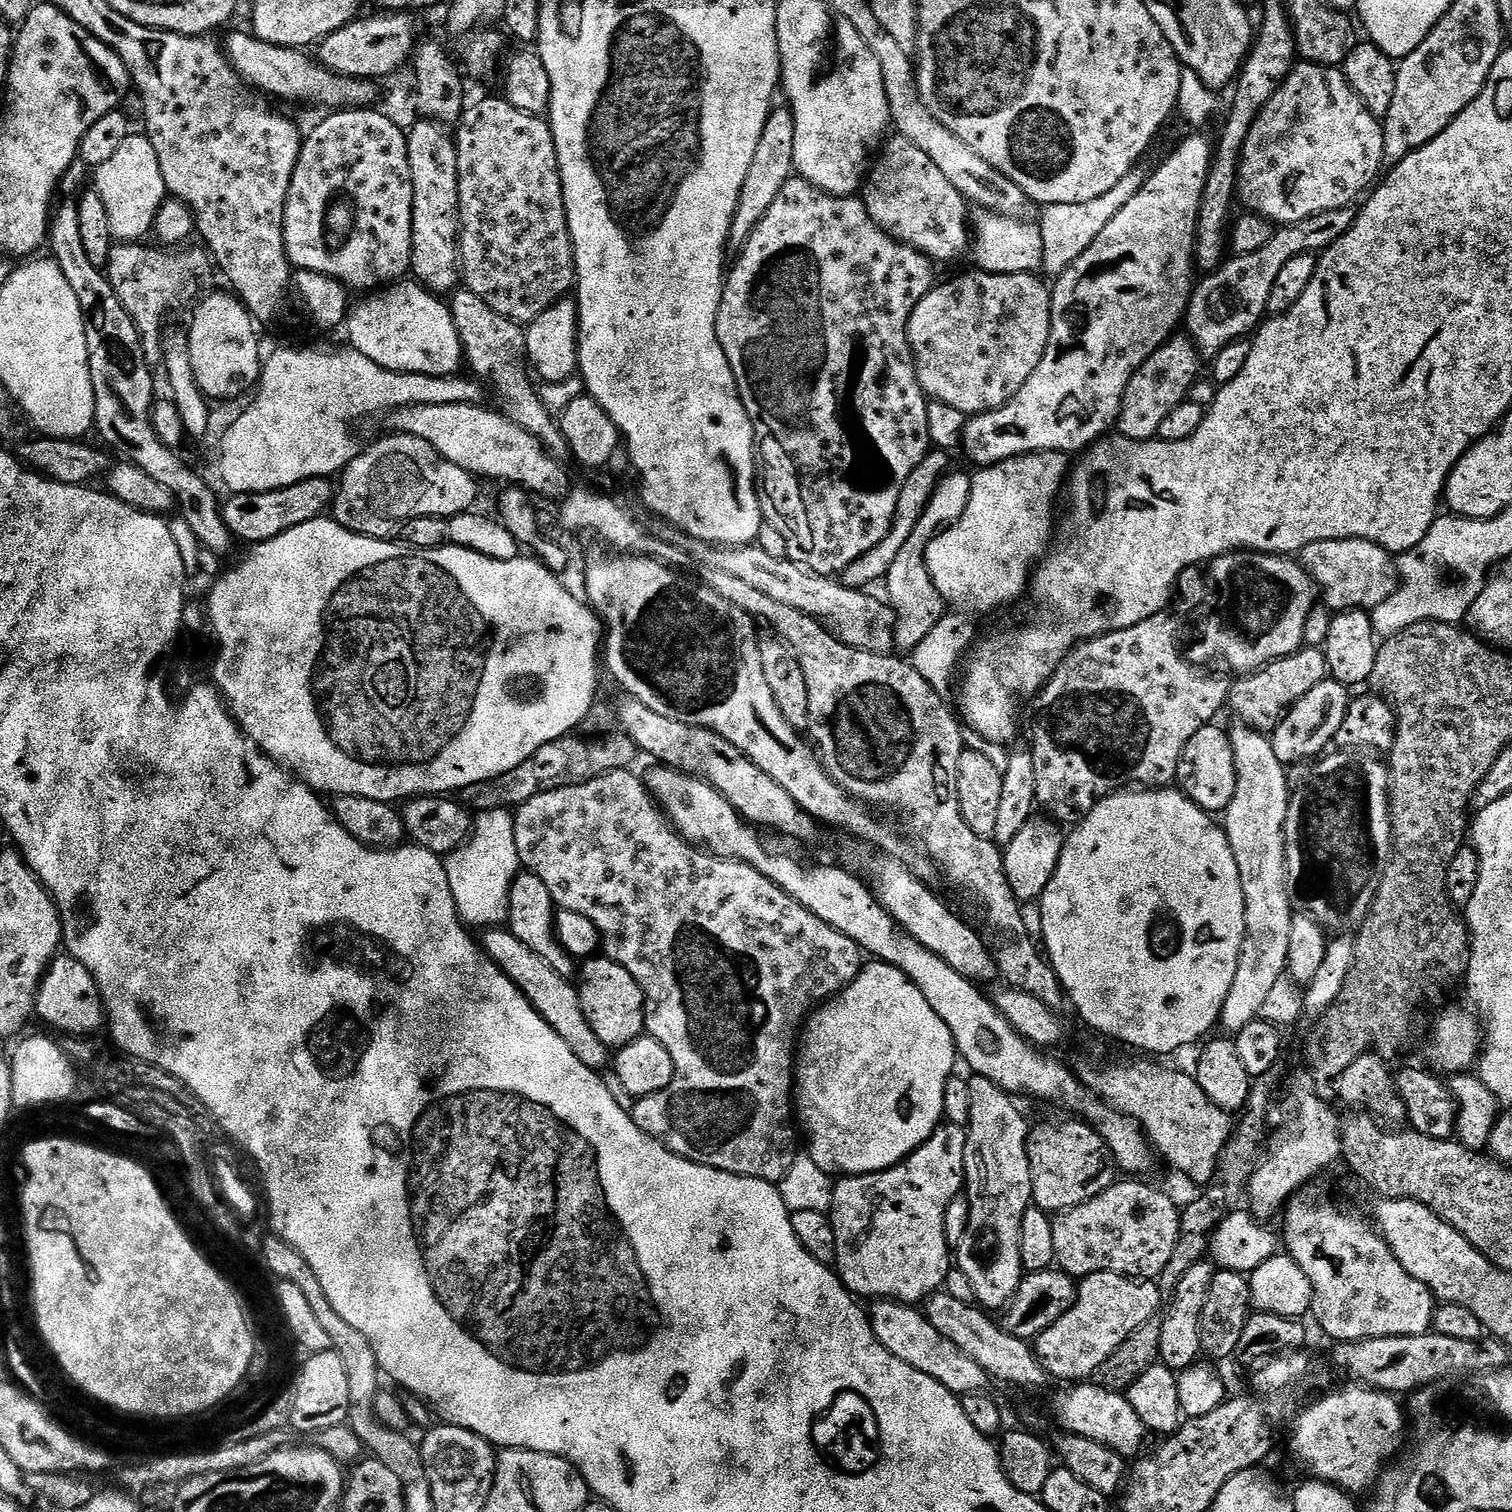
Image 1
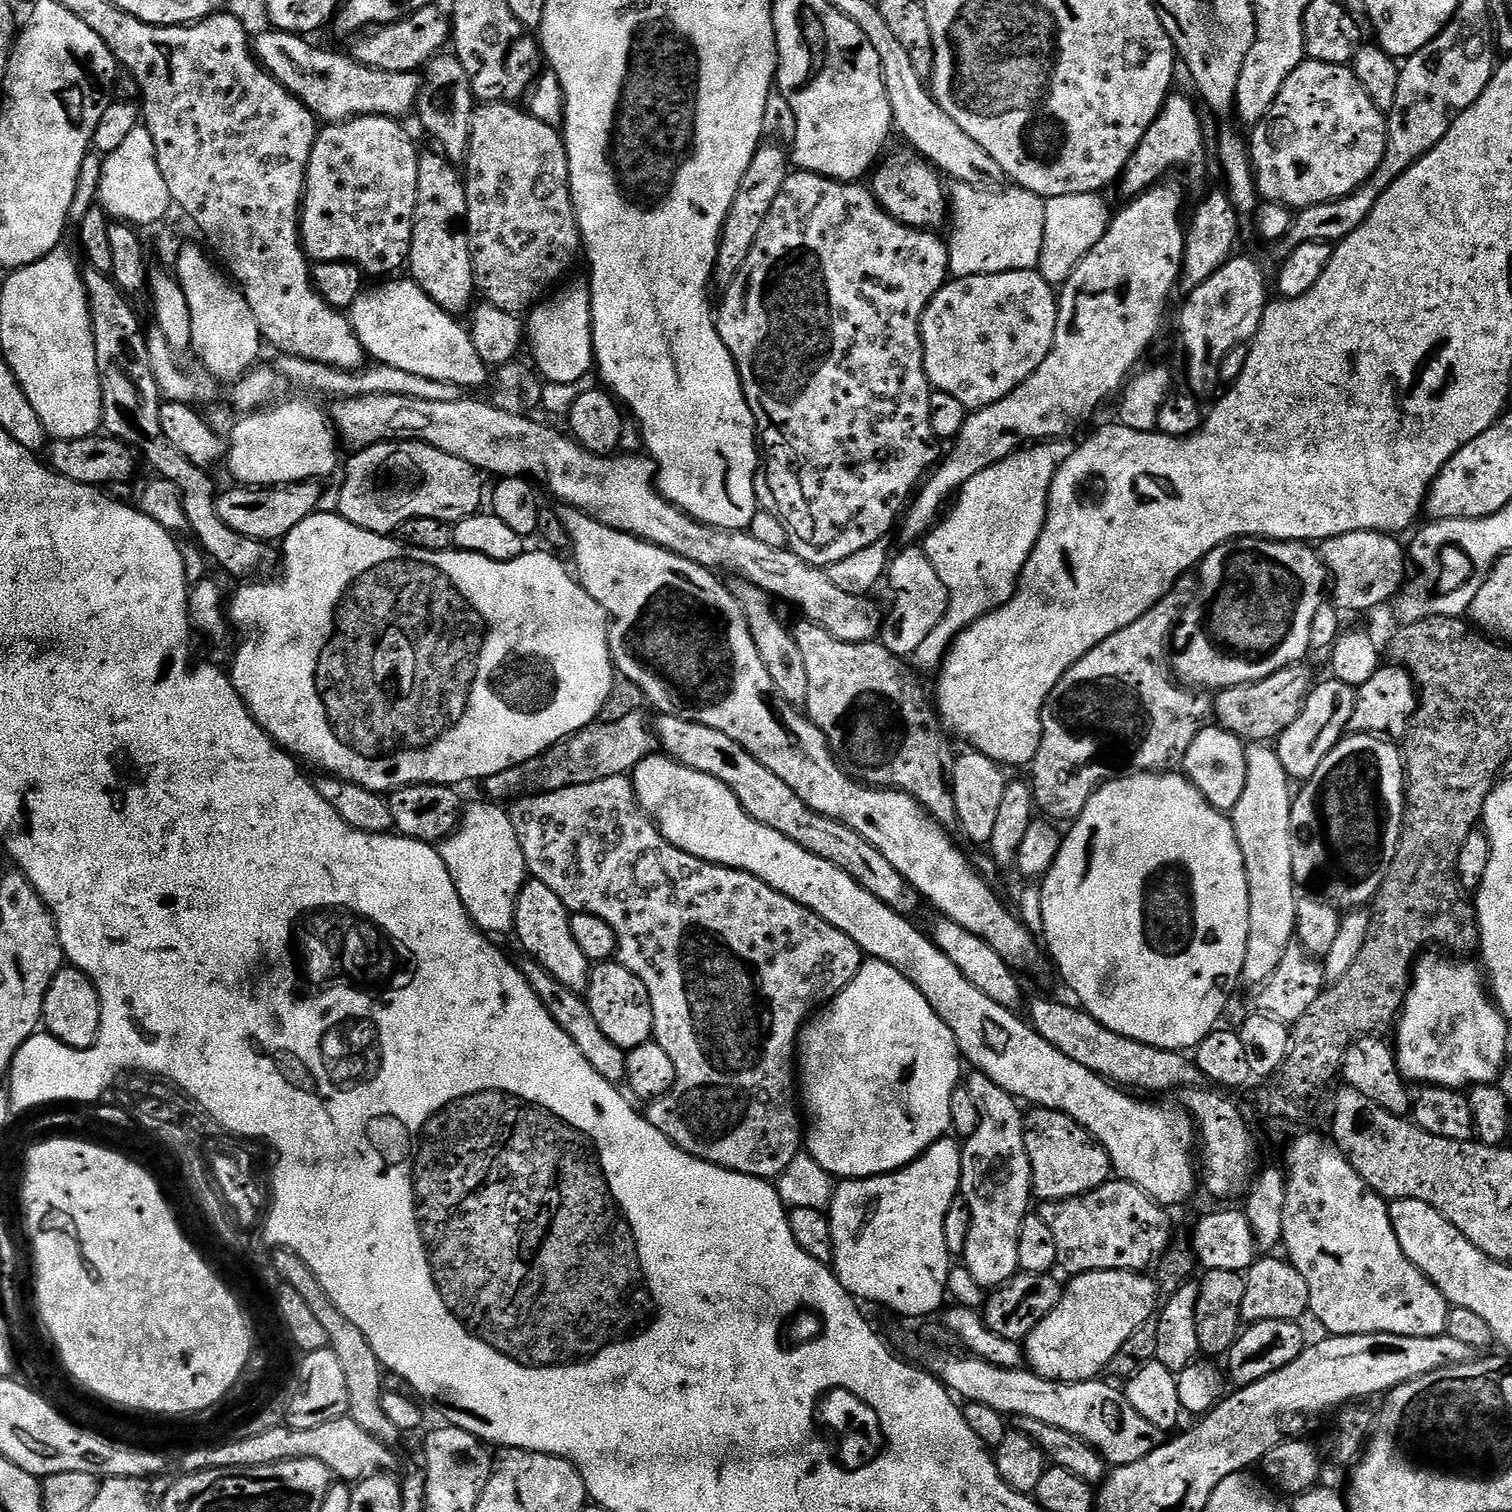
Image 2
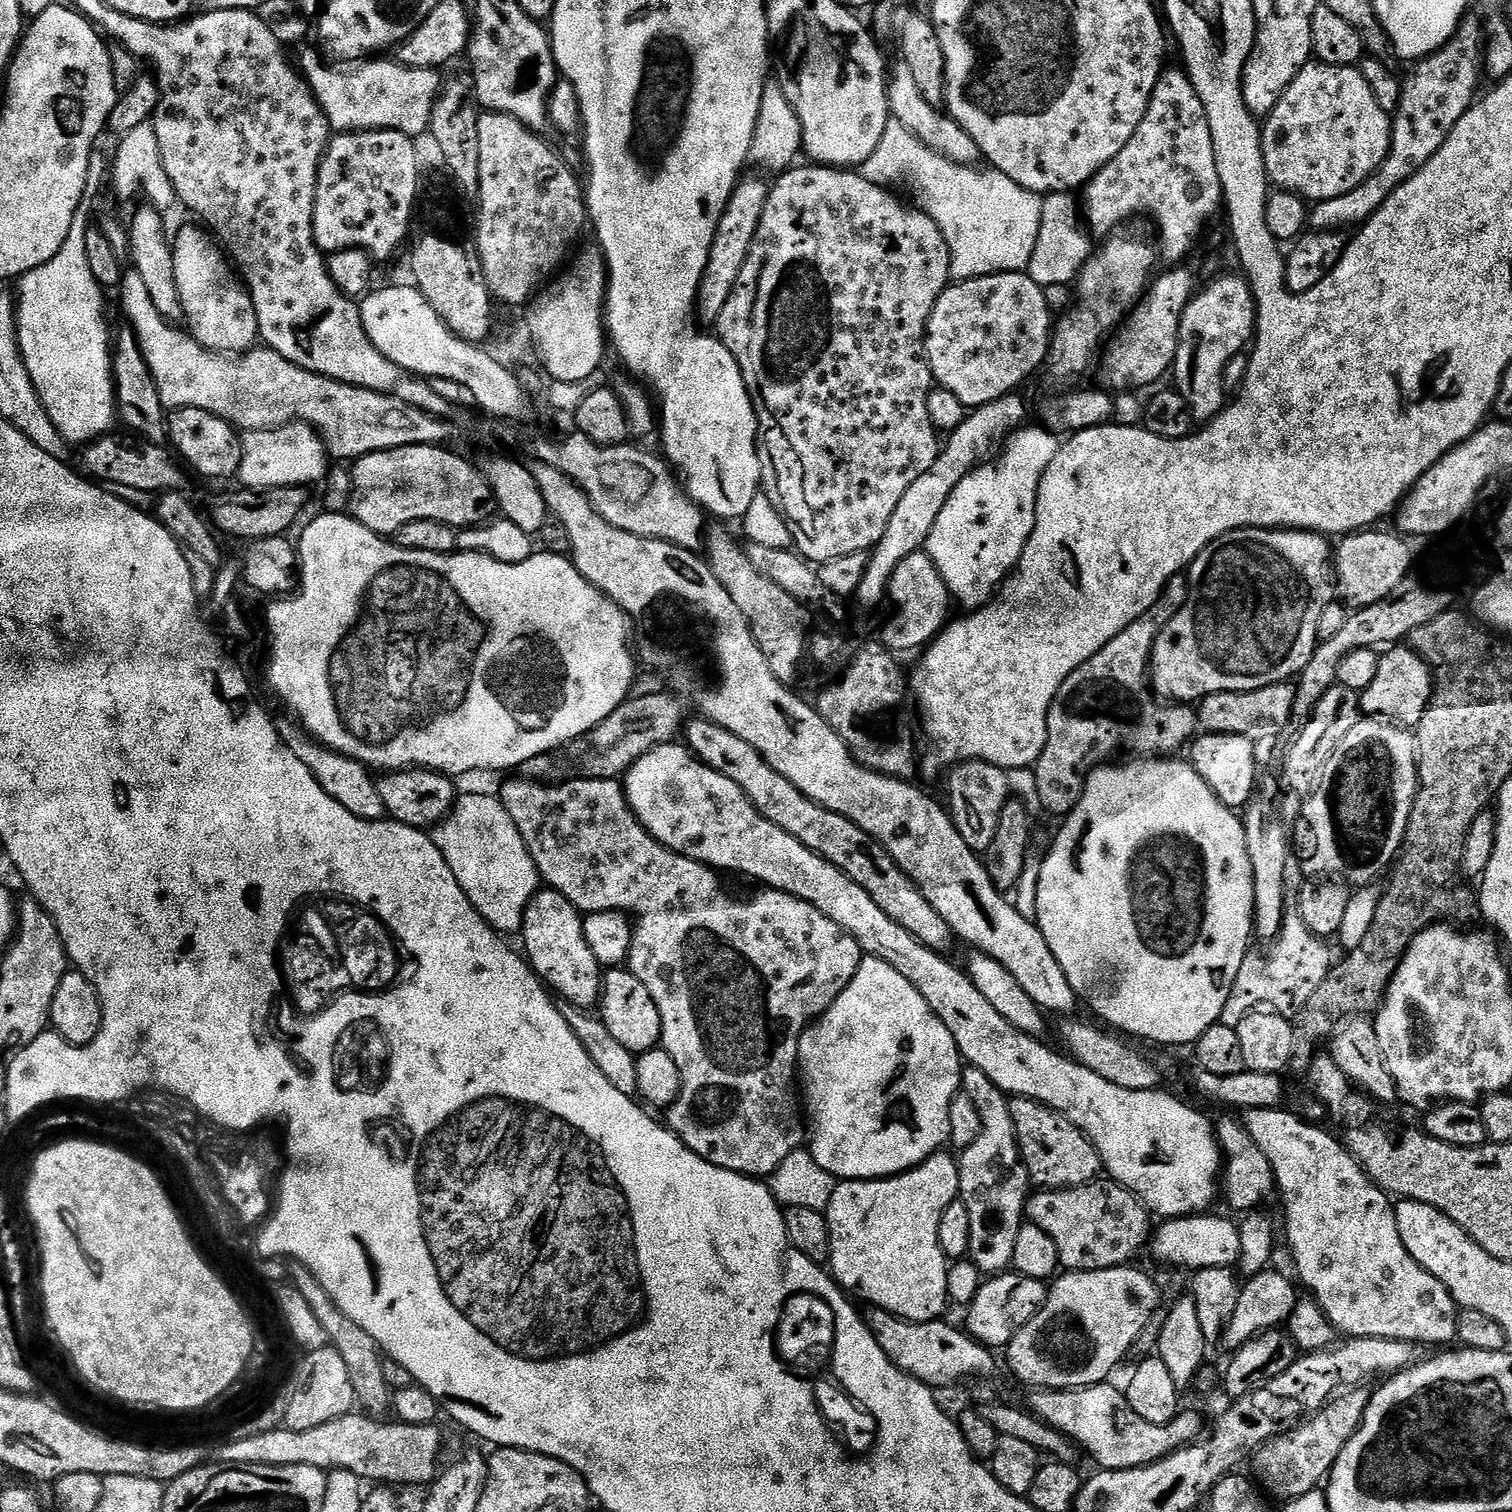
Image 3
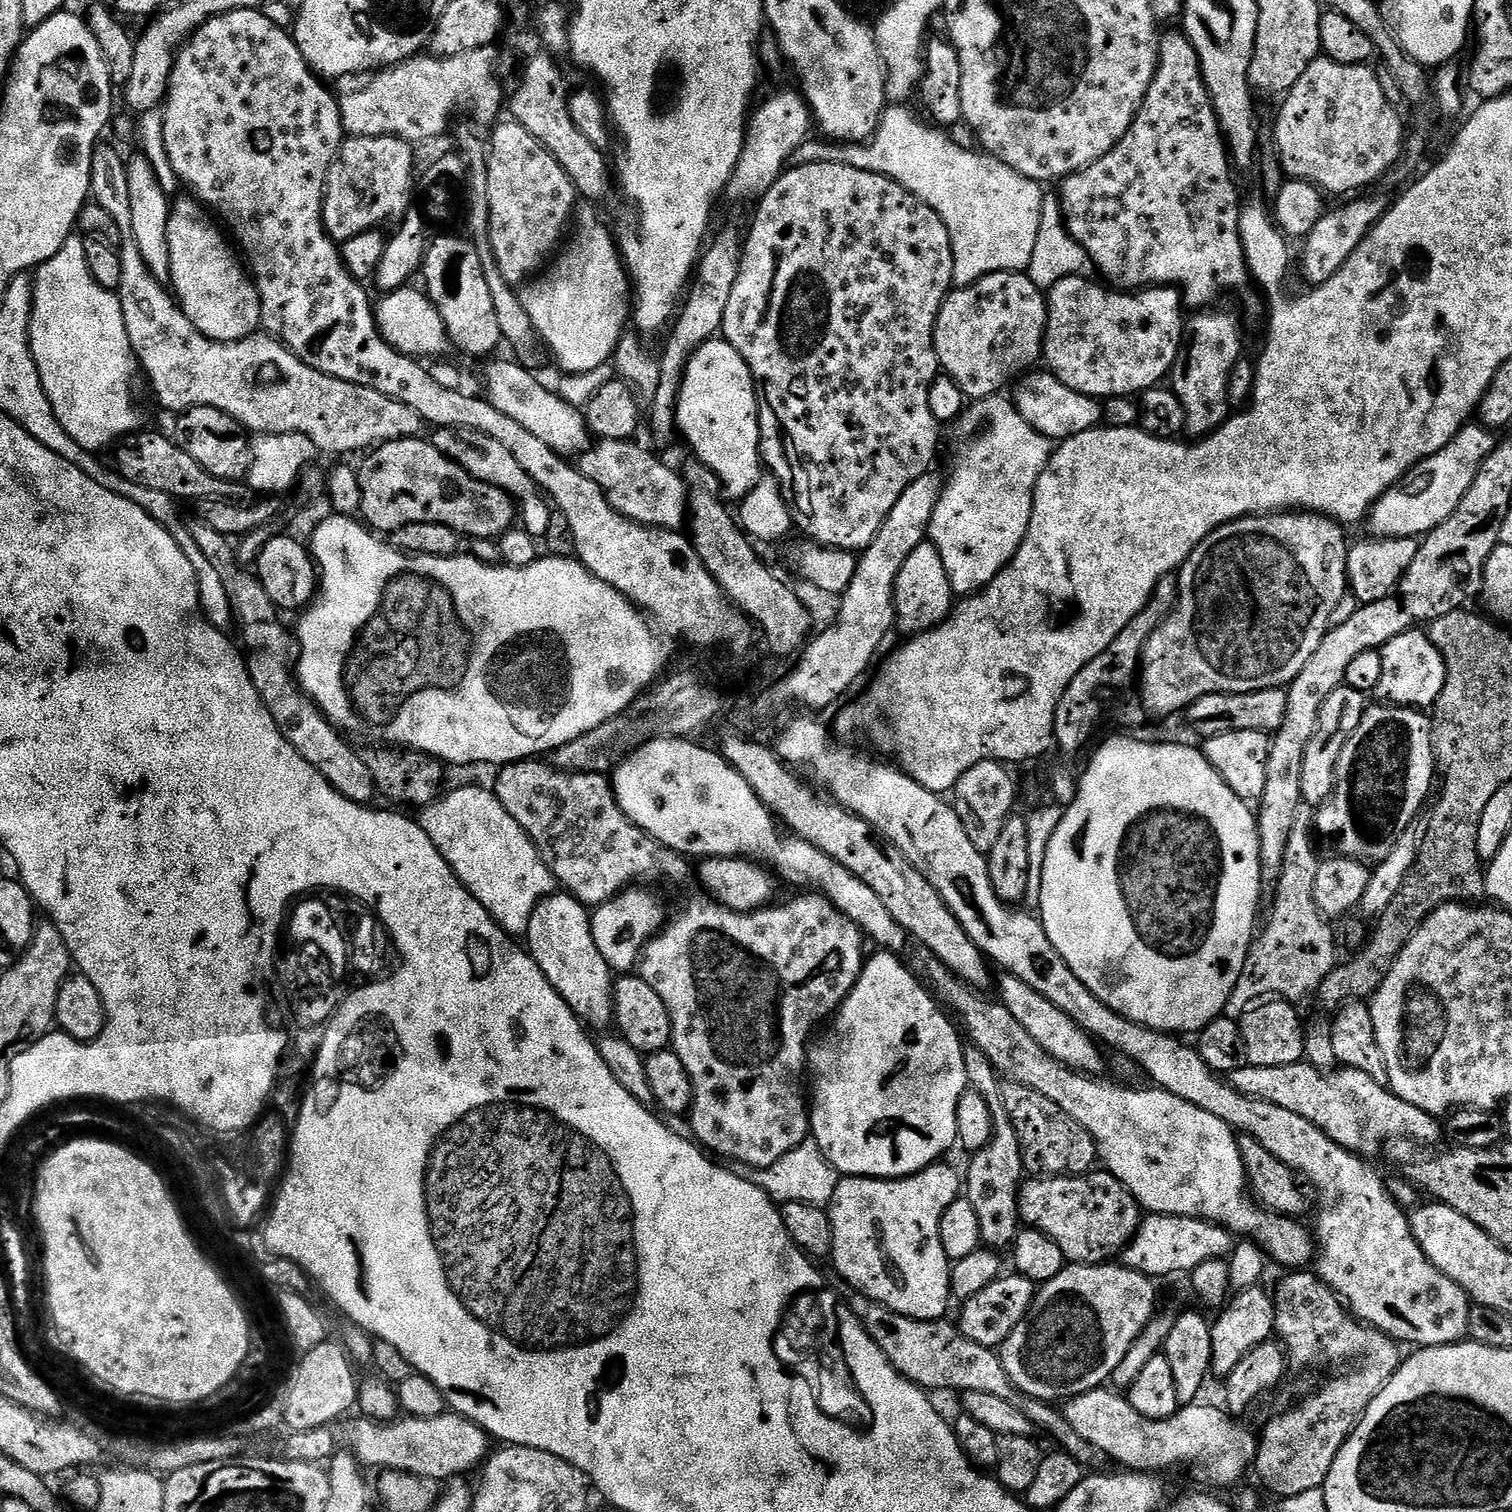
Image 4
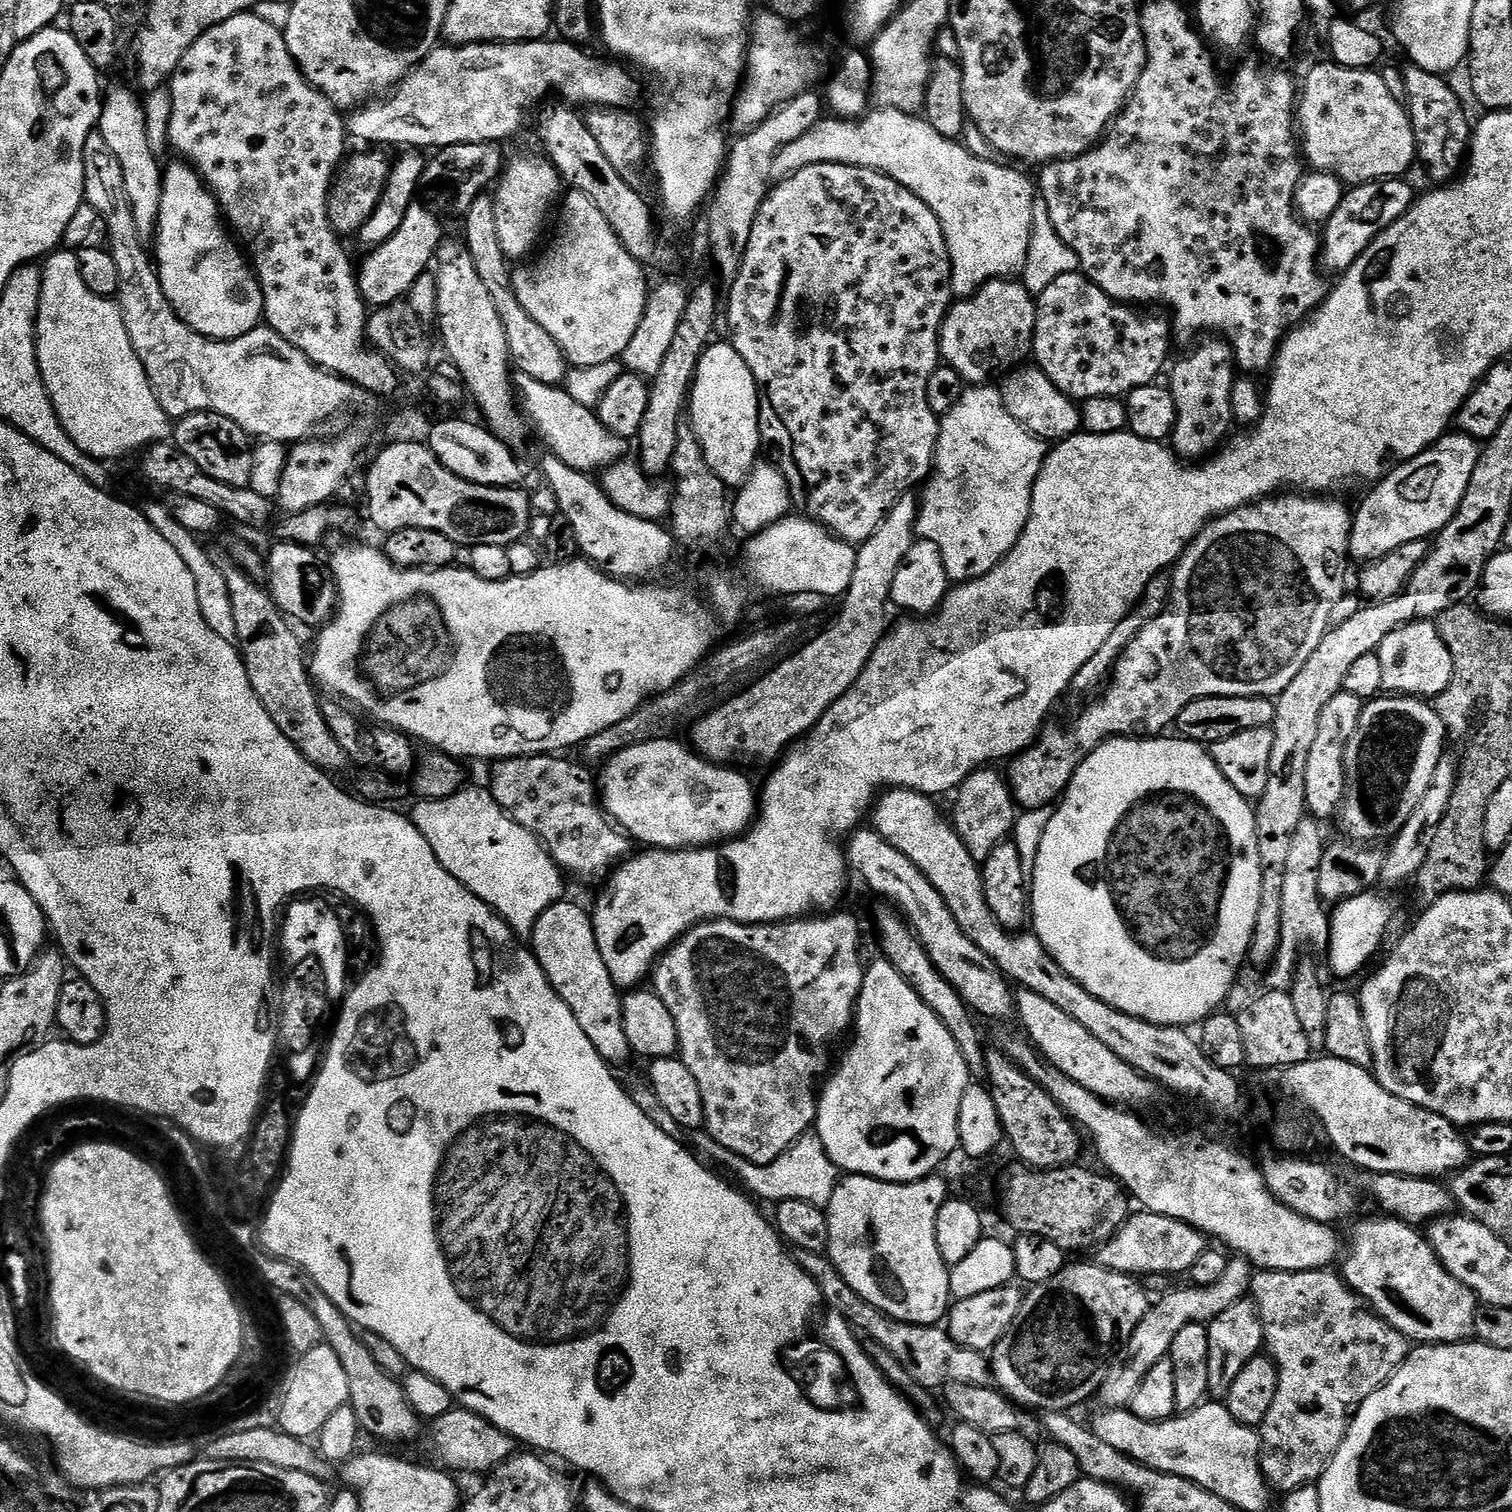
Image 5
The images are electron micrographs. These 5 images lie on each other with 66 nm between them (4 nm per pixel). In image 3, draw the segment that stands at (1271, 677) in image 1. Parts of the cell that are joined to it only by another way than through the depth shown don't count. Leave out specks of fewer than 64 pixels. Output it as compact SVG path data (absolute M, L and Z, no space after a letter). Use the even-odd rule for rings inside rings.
M1291 683L1262 686L1262 690L1249 692L1219 692L1204 697L1195 705L1196 722L1204 734L1226 734L1250 738L1253 742L1272 740L1293 723L1295 687Z

